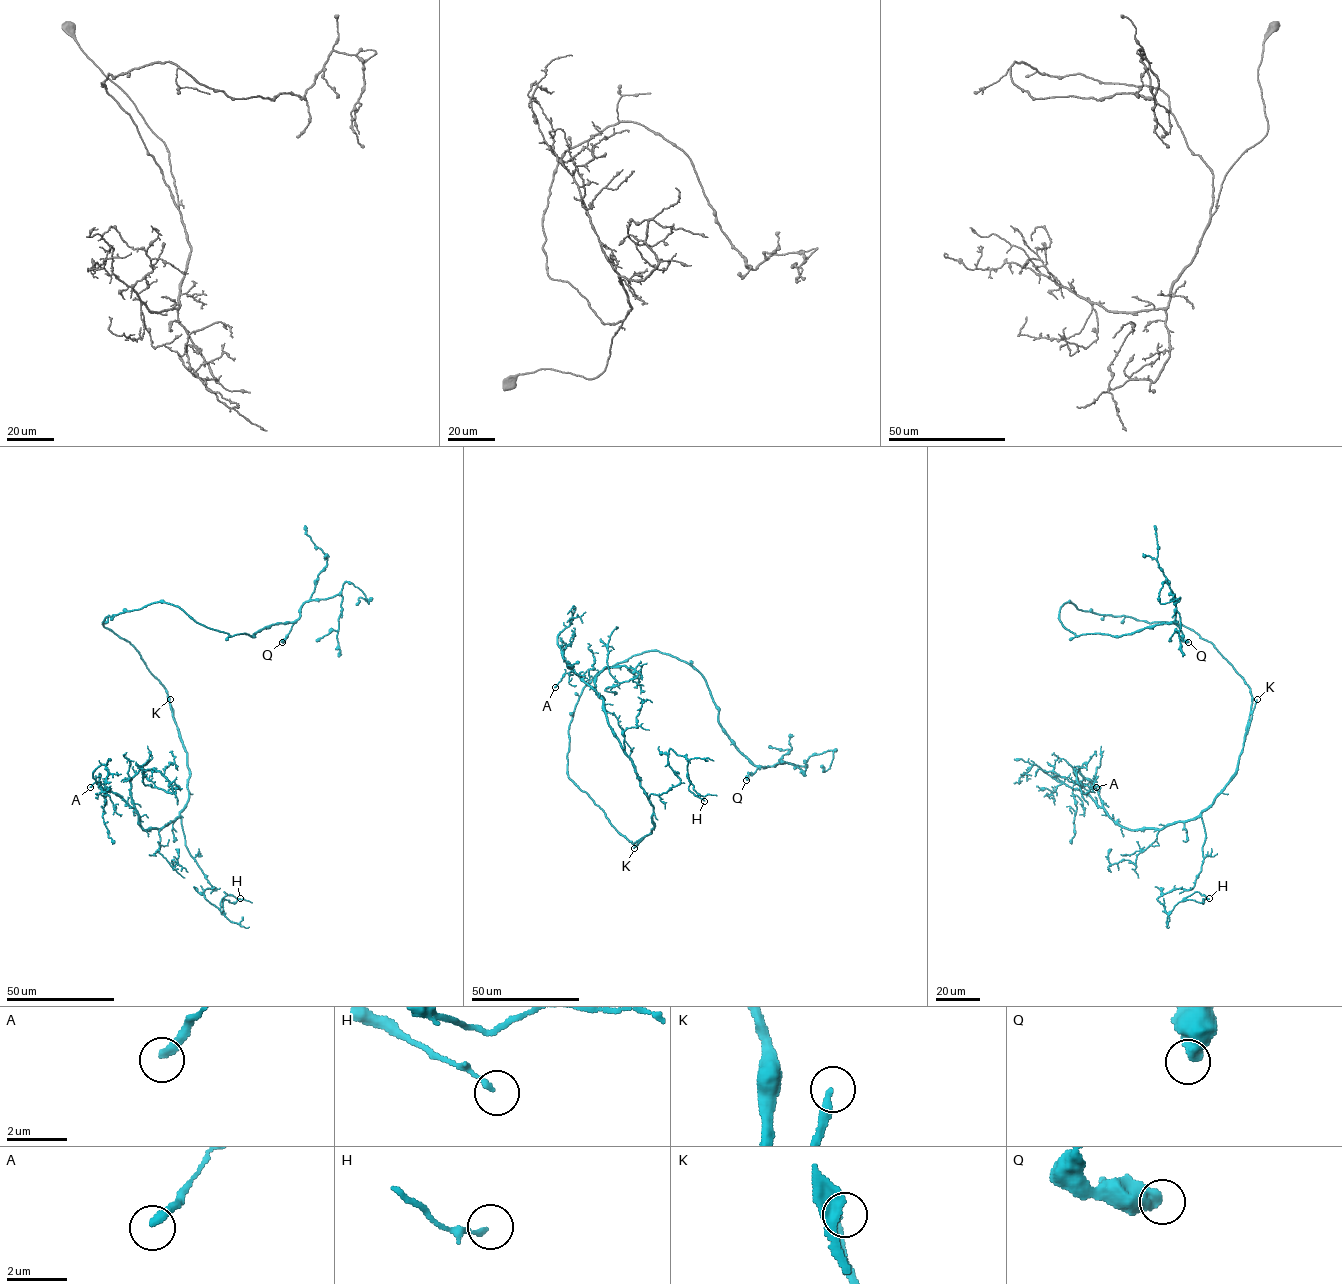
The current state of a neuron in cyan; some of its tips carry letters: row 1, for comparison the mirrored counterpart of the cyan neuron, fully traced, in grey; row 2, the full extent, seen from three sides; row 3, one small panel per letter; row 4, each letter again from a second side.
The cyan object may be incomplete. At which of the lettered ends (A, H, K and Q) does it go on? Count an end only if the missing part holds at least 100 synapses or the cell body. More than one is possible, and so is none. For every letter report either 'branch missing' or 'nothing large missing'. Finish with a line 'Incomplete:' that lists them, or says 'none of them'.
A: nothing large missing
H: nothing large missing
K: branch missing
Q: nothing large missing
Incomplete: K

